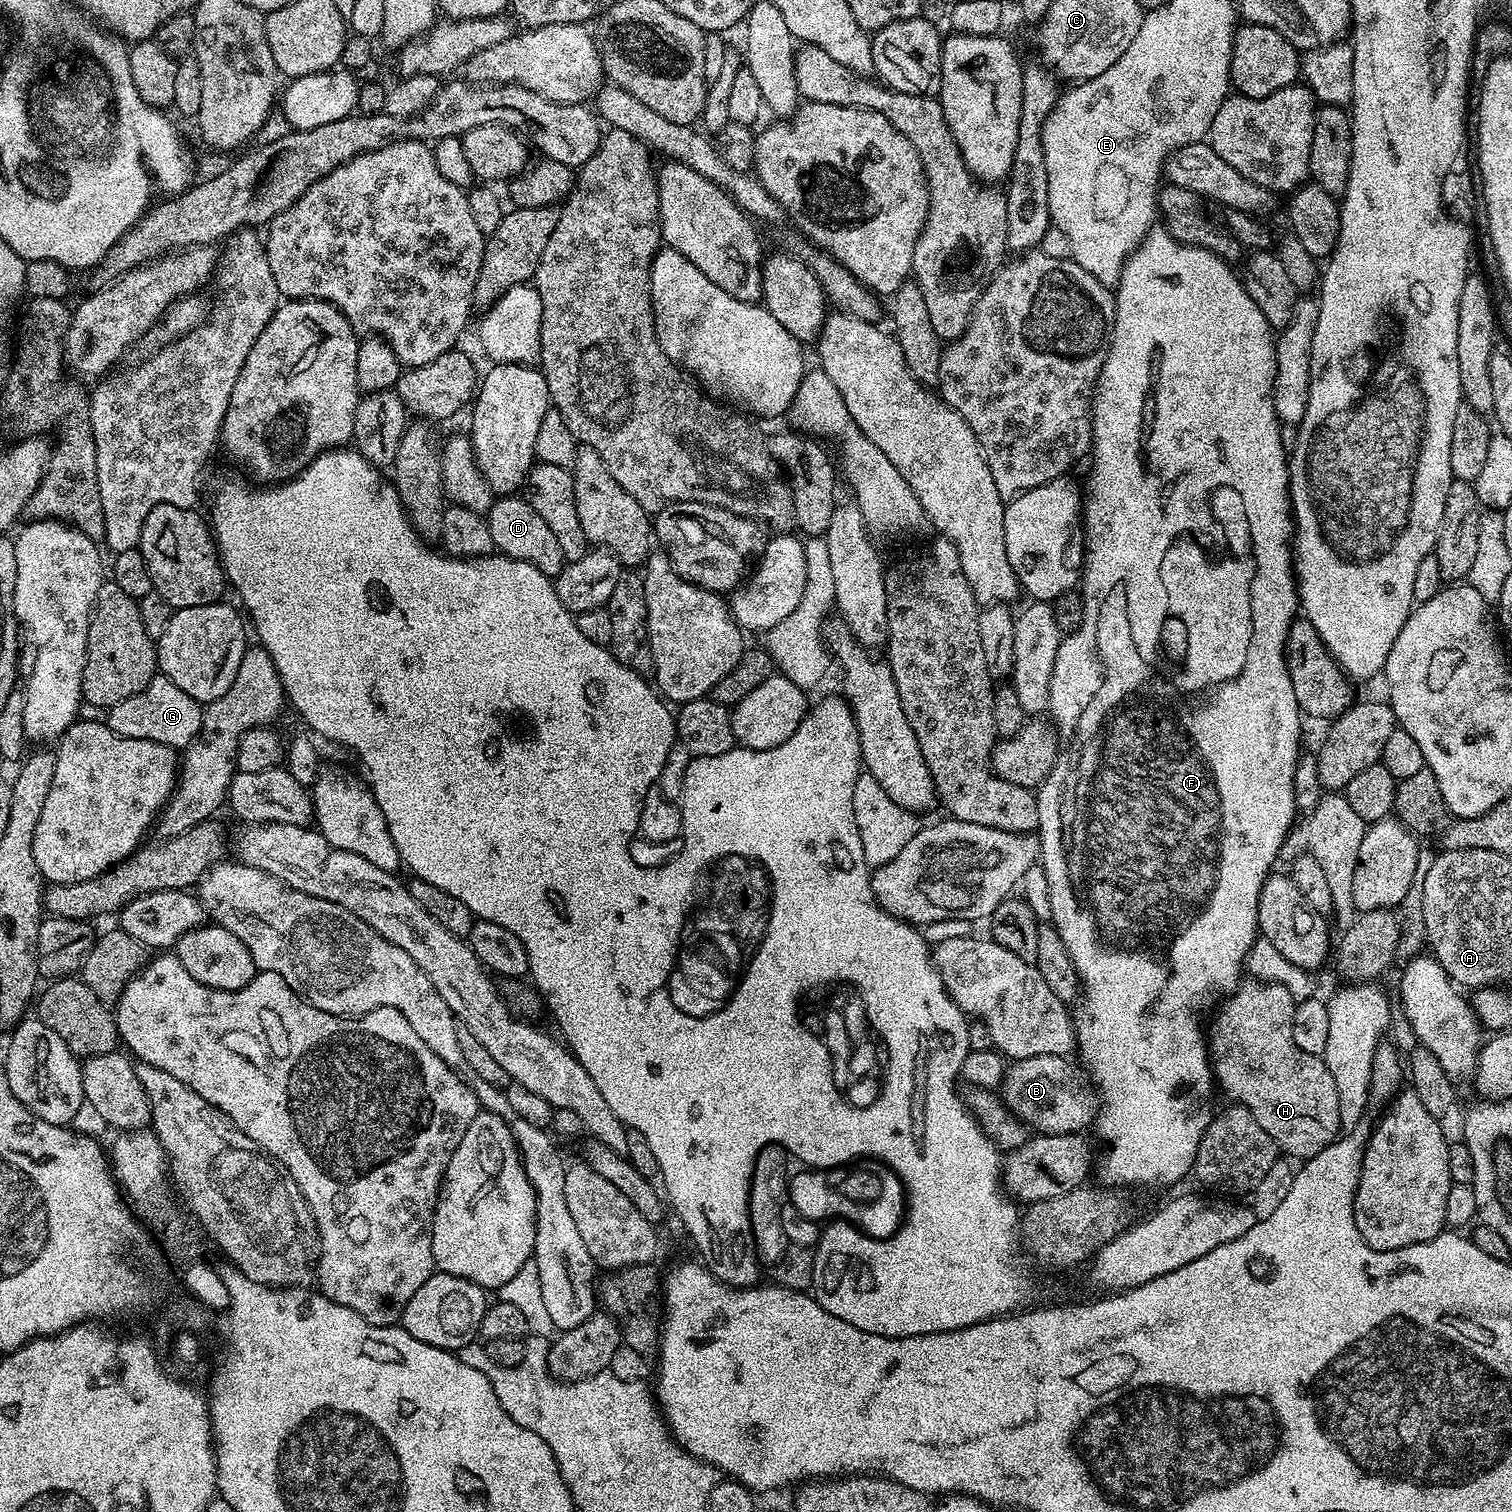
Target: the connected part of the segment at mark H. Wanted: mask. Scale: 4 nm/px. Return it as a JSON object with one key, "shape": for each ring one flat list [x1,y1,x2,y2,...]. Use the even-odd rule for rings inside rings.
{"shape":[[1255,978,1245,979,1225,1000,1228,1001,1221,1006,1220,1016,1213,1018,1212,1032,1210,1028,1206,1040,1212,1074,1219,1091,1221,1088,1231,1103,1248,1108,1254,1121,1266,1130,1285,1157,1300,1156,1299,1159,1305,1161,1326,1150,1326,1146,1336,1141,1342,1132,1338,1114,1338,1090,1334,1087,1334,1077,1330,1075,1324,1057,1306,1054,1306,1050,1298,1050,1294,1042,1290,1026,1297,1000,1291,997,1285,986,1265,983]]}

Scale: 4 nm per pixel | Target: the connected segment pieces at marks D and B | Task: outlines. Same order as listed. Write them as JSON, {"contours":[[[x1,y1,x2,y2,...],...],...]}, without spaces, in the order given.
{"contours":[[[516,494,501,495,493,499,486,519,490,526,490,538,494,538,494,549,499,555,526,562,550,578,560,575,566,561,562,548,558,546,558,538,554,530,546,526,542,514,538,514,538,510,534,510,534,506,527,499]],[[1038,1054,1034,1058,1022,1058,1009,1063,1008,1073,998,1091,1004,1098,1004,1104,1023,1124,1028,1125,1033,1133,1049,1136,1050,1134,1083,1133,1083,1128,1091,1129,1100,1111,1101,1099,1087,1075,1083,1071,1072,1069,1071,1059,1054,1054]]]}

